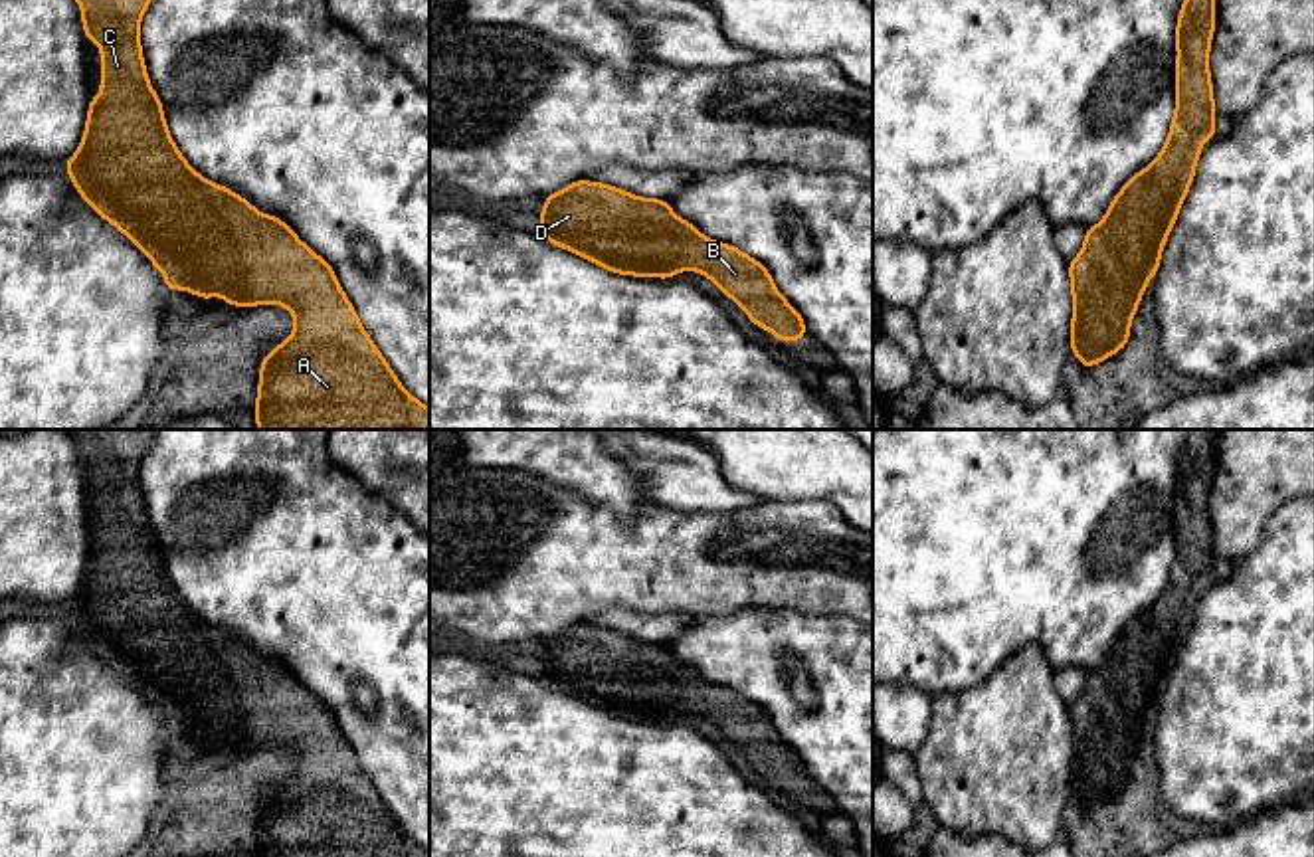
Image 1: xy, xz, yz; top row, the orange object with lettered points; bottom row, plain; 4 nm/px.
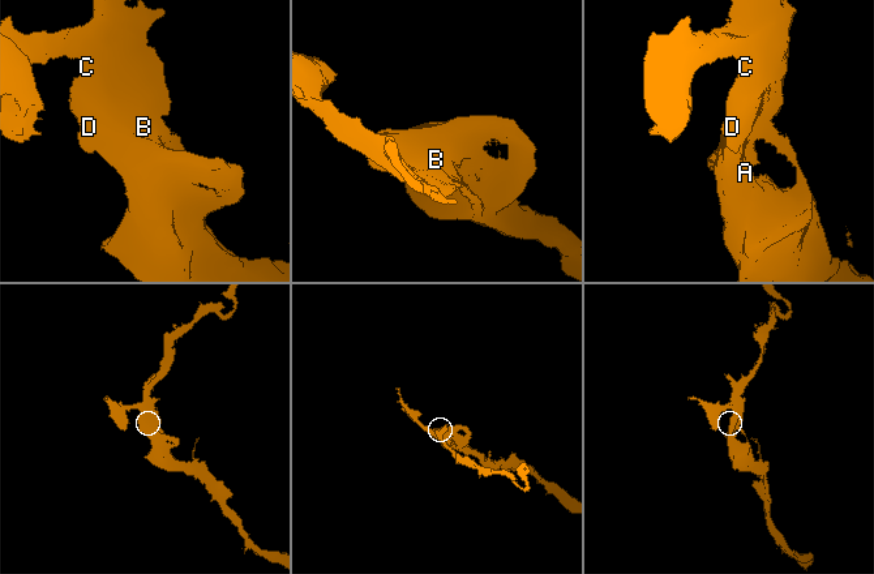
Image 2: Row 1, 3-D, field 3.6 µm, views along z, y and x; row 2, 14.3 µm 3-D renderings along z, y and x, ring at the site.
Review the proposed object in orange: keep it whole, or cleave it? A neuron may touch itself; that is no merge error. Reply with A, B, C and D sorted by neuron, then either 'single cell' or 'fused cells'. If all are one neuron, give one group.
A B C D | single cell

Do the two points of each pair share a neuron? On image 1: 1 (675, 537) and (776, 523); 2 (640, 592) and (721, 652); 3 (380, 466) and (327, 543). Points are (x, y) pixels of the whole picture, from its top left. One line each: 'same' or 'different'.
1: same
2: different
3: different

